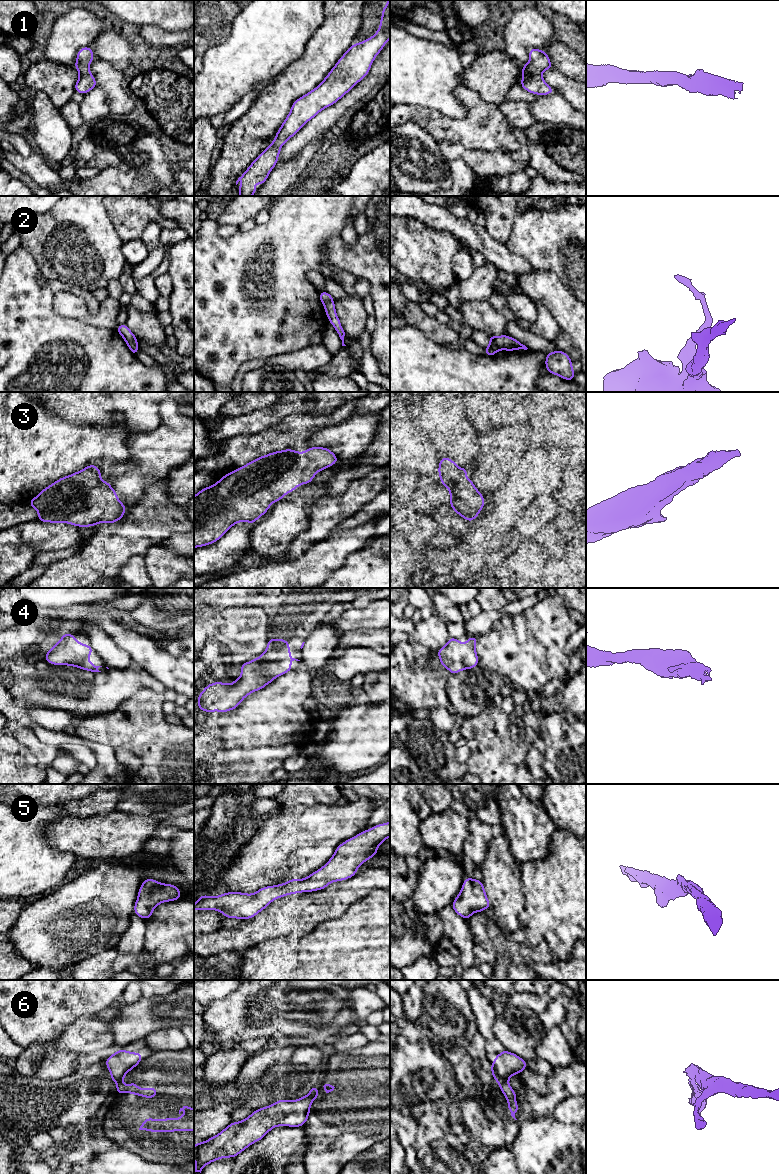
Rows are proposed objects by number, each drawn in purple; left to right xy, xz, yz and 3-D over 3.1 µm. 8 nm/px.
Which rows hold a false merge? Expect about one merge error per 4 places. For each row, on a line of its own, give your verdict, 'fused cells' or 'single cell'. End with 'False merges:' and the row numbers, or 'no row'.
1: single cell
2: single cell
3: single cell
4: single cell
5: single cell
6: fused cells
False merges: 6

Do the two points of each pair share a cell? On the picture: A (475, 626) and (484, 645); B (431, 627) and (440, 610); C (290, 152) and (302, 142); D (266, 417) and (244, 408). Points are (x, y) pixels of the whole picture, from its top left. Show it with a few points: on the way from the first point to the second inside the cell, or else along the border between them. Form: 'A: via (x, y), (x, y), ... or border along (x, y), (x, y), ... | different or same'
A: border along (499, 623), (478, 639) | different
B: border along (435, 613), (446, 623) | different
C: via (293, 149), (299, 143) | same
D: border along (274, 403), (245, 414), (229, 417) | different

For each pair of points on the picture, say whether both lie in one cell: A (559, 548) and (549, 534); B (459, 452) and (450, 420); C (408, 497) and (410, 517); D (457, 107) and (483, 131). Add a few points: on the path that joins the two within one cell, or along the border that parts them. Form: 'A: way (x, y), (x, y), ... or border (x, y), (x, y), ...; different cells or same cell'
A: way (556, 545), (550, 537); same cell
B: way (459, 444), (451, 435), (450, 428); same cell
C: border (400, 502), (409, 508), (415, 506); different cells
D: border (454, 94), (465, 109), (465, 115), (459, 119); different cells

